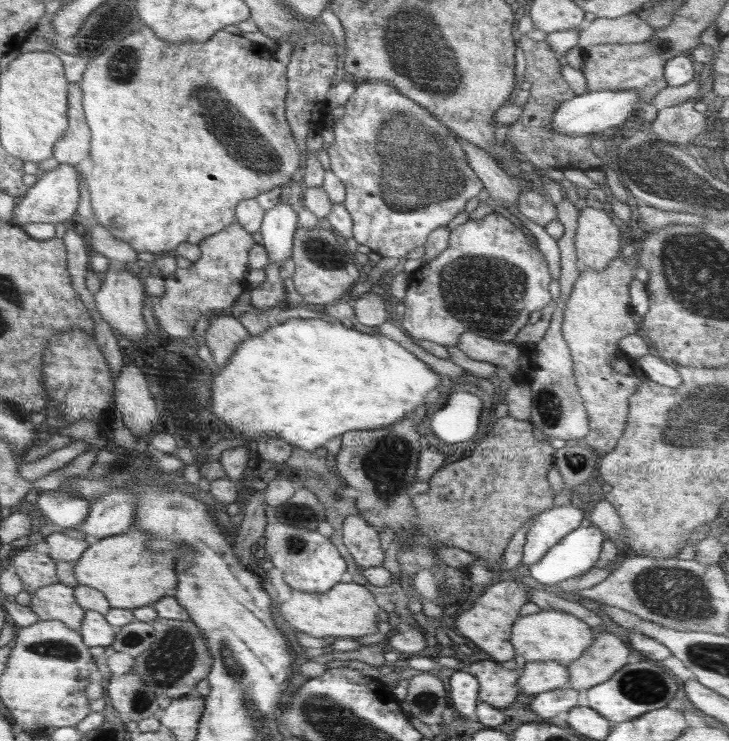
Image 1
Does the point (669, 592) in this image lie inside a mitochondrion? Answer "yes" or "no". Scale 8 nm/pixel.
yes

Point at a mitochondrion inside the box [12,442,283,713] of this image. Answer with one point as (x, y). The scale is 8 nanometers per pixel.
(176, 653)

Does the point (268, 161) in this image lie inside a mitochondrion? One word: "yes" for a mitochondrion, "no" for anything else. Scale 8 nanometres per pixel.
yes

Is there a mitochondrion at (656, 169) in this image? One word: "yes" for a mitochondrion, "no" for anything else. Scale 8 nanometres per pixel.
yes

